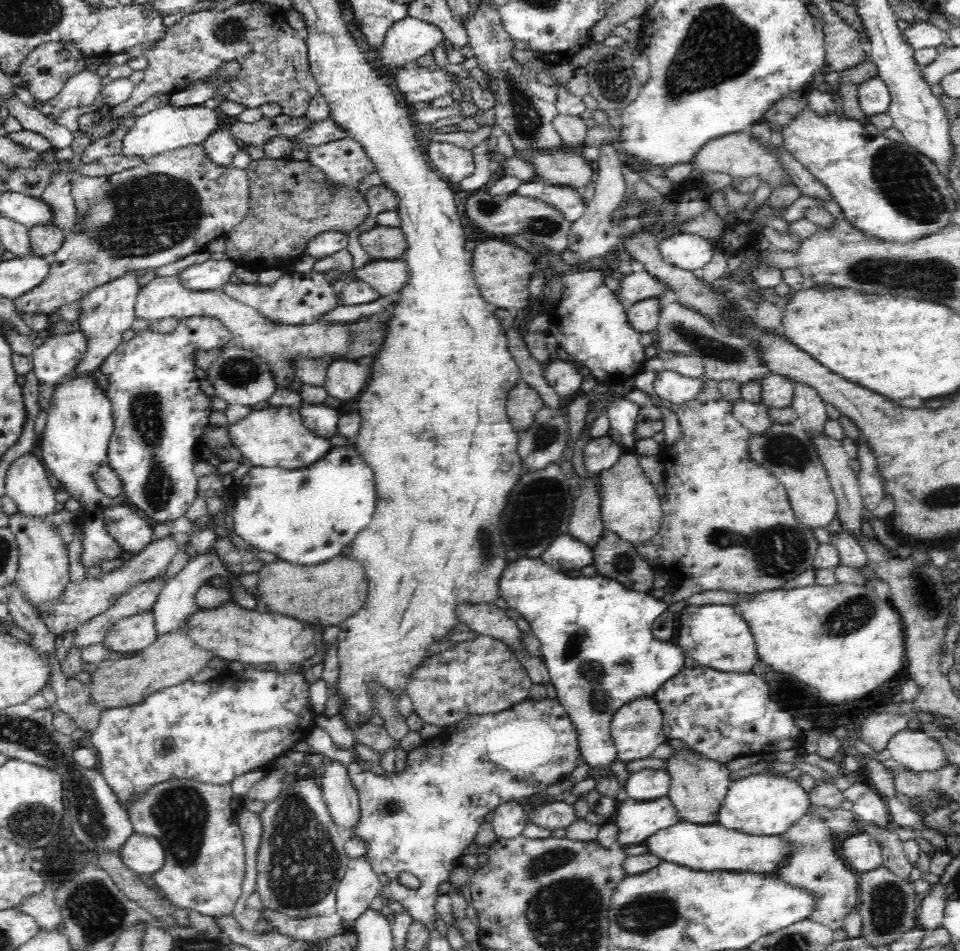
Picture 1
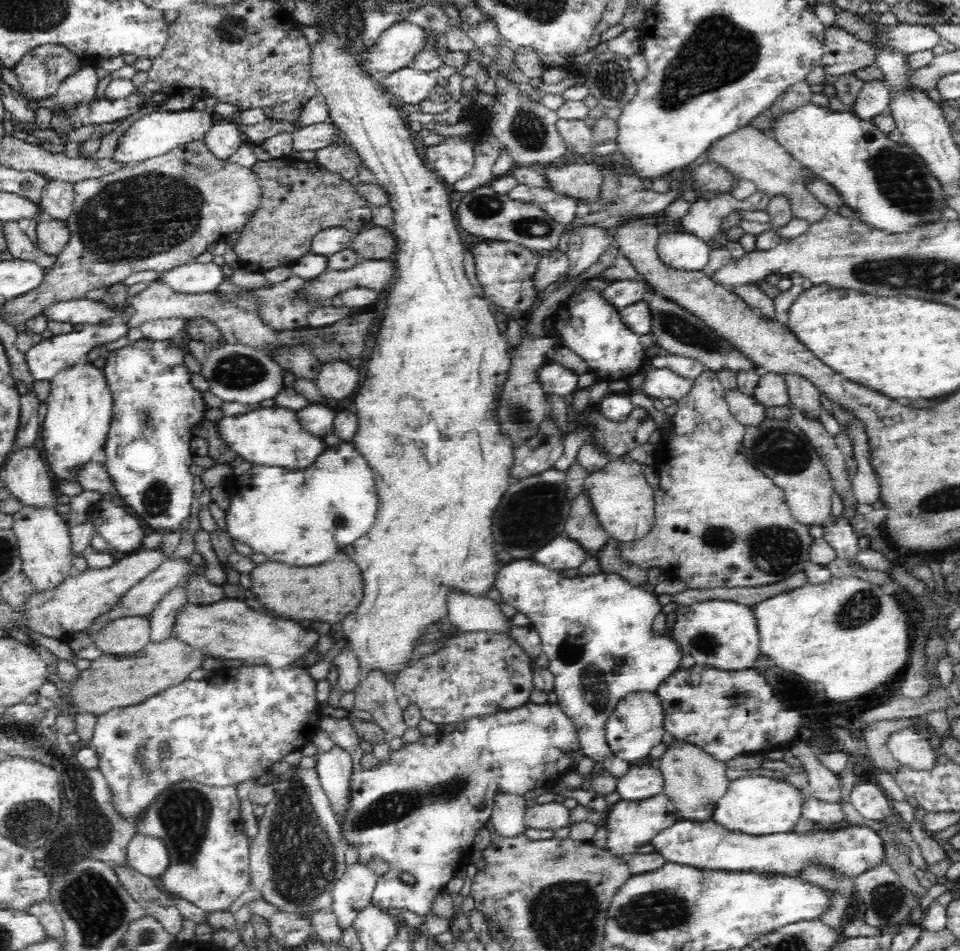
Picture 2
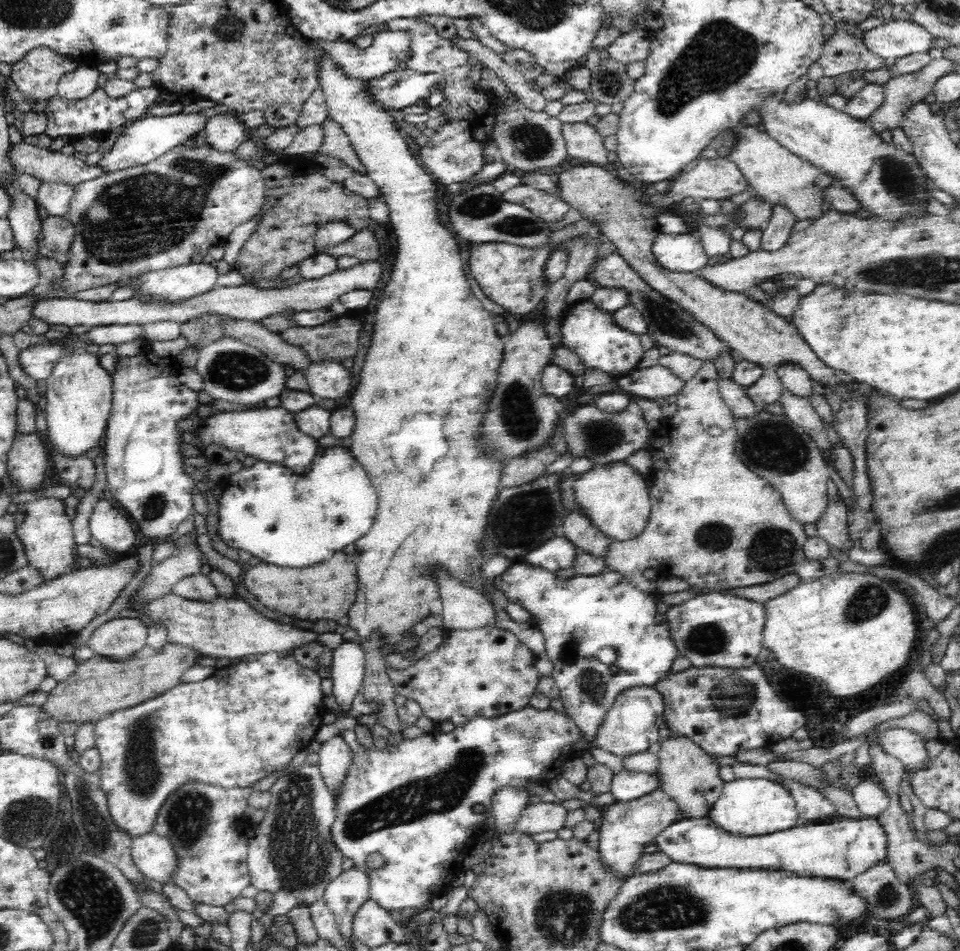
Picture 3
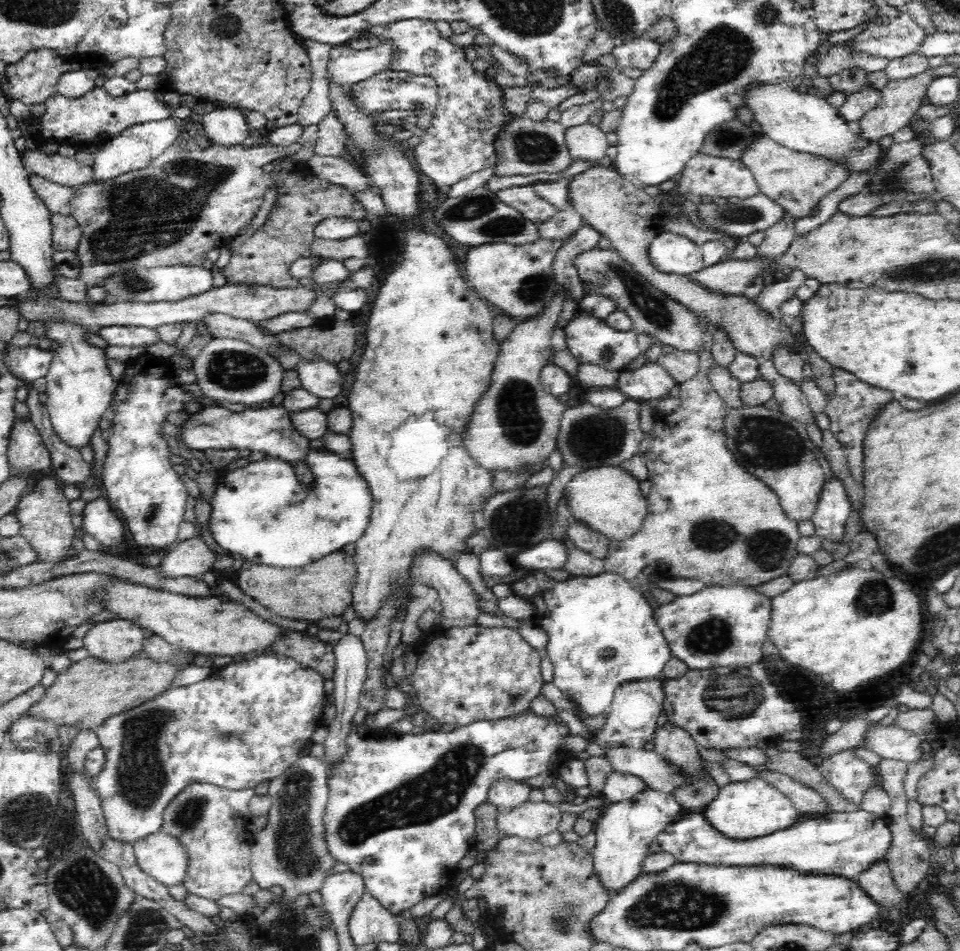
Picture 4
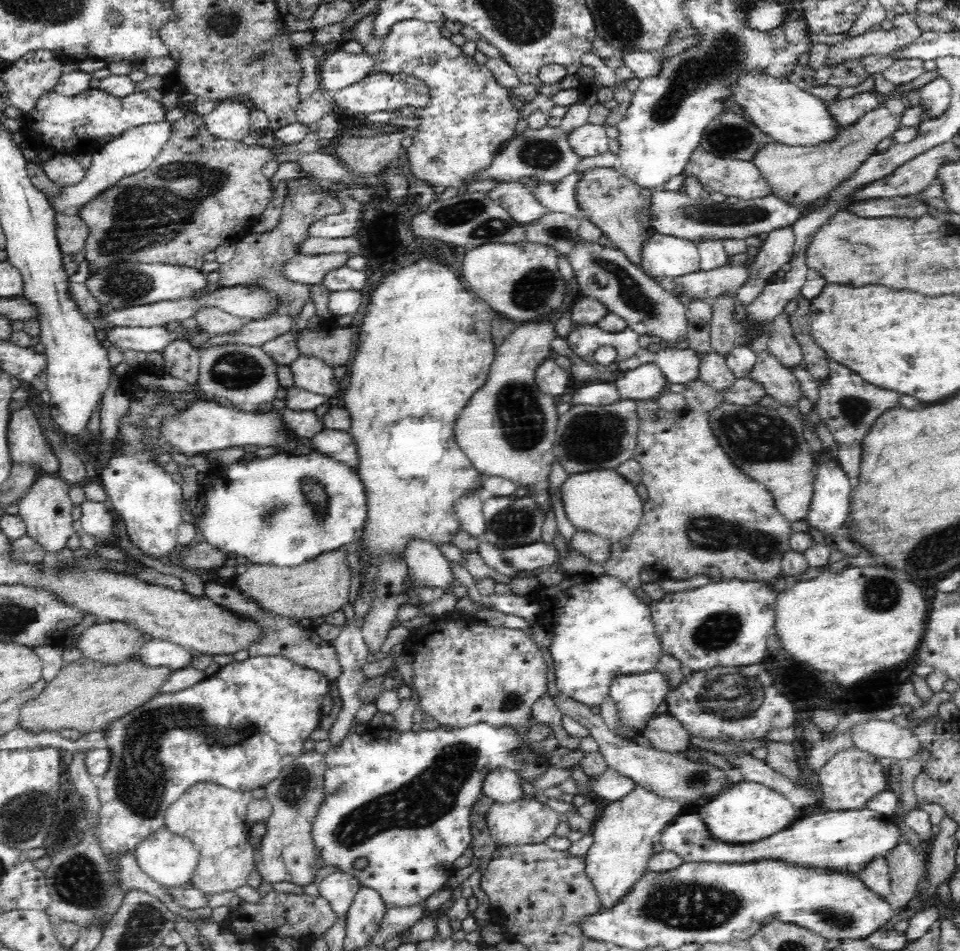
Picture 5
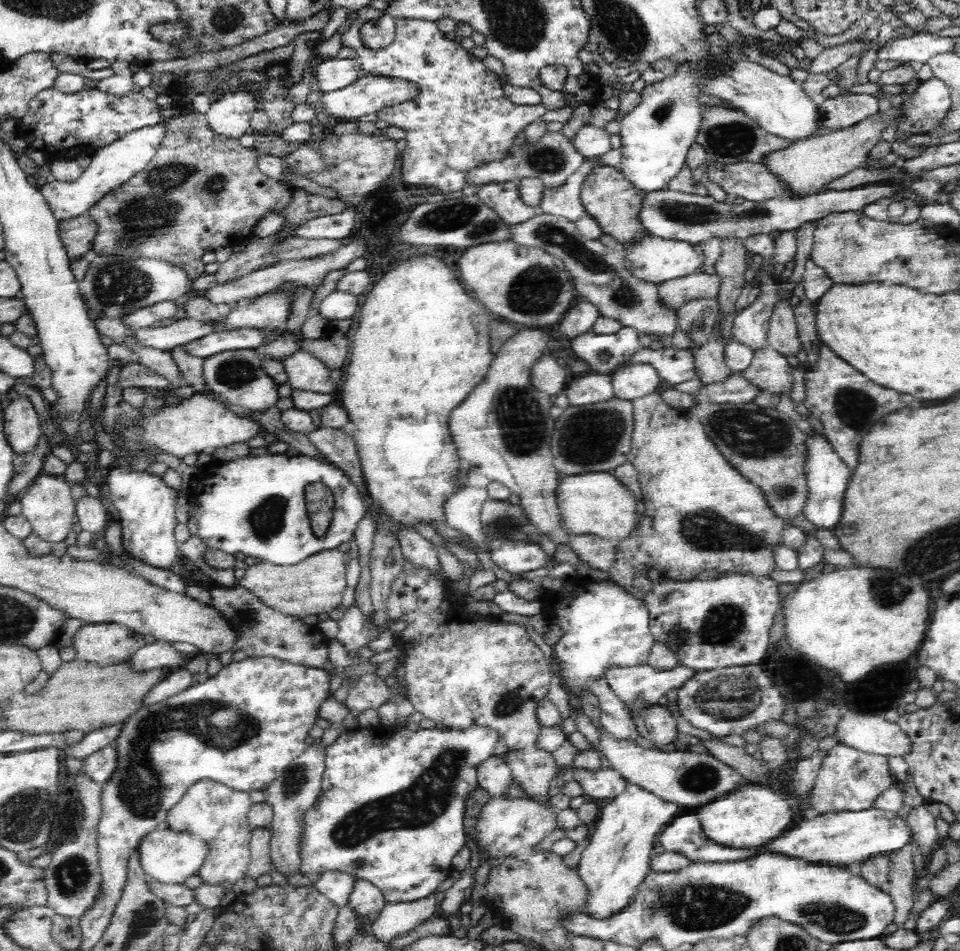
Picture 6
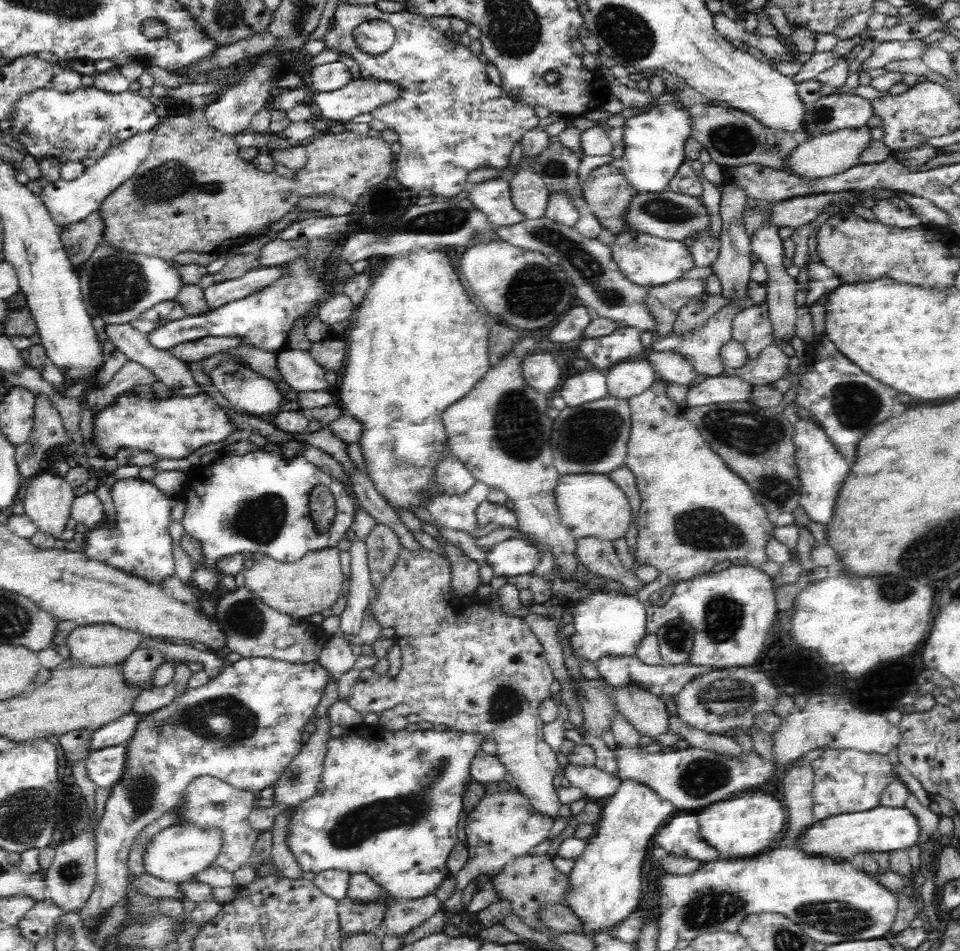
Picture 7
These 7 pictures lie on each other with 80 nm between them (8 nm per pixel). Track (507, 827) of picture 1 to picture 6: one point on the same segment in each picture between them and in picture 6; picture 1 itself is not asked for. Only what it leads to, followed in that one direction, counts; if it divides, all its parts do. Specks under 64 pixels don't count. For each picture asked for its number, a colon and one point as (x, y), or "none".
2: (508, 817)
3: (508, 801)
4: (504, 792)
5: (502, 784)
6: (493, 775)

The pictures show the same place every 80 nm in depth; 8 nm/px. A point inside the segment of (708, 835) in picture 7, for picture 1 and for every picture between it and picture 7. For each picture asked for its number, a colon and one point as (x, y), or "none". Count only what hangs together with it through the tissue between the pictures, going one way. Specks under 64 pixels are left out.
1: (760, 804)
2: (755, 805)
3: (748, 807)
4: (742, 811)
5: (747, 812)
6: (754, 815)

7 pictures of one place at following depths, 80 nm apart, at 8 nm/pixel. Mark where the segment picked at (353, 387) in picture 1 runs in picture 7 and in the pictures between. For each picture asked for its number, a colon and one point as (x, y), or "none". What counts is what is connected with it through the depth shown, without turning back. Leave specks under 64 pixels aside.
2: (338, 380)
3: (326, 380)
4: (318, 377)
5: (309, 373)
6: (305, 372)
7: (298, 369)

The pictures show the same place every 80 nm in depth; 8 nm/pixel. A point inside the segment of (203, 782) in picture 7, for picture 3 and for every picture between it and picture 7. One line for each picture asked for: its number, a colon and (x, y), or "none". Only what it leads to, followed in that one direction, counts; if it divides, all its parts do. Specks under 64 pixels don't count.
3: (209, 826)
4: (212, 822)
5: (214, 817)
6: (217, 813)

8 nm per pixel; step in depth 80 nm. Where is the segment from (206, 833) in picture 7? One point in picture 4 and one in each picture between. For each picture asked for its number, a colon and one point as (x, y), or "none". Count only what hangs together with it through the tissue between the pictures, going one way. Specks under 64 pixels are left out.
4: (163, 857)
5: (169, 859)
6: (169, 856)

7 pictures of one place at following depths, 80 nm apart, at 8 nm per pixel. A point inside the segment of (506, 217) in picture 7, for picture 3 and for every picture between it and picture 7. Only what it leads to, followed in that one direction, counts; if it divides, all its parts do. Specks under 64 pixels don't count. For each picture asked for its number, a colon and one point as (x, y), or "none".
3: (549, 209)
4: (529, 205)
5: (516, 198)
6: (501, 197)

